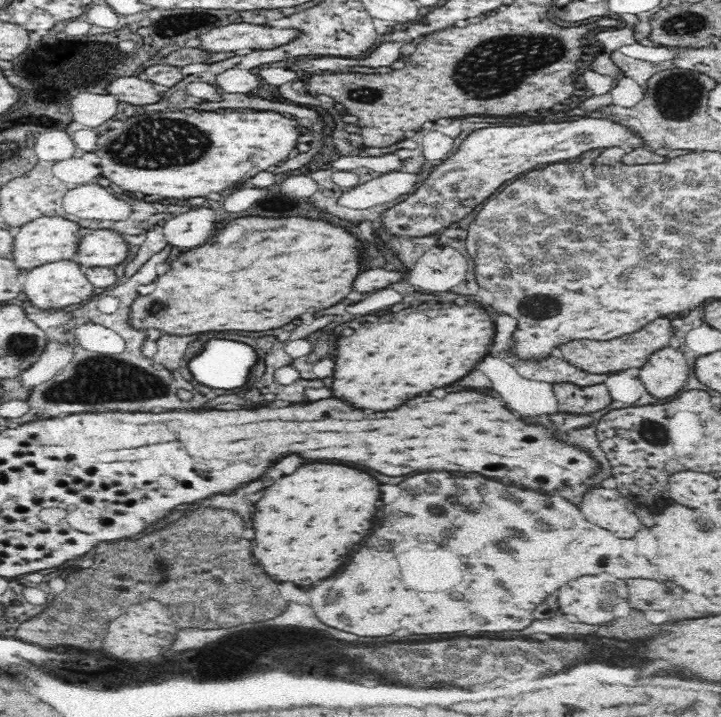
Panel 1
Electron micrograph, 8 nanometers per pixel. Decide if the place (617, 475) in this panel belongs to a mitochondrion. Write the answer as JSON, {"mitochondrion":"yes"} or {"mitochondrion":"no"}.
{"mitochondrion":"no"}

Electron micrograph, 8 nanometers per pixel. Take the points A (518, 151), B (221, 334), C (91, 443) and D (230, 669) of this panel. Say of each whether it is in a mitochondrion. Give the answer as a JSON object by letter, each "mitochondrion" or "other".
{"A":"other","B":"other","C":"other","D":"other"}

